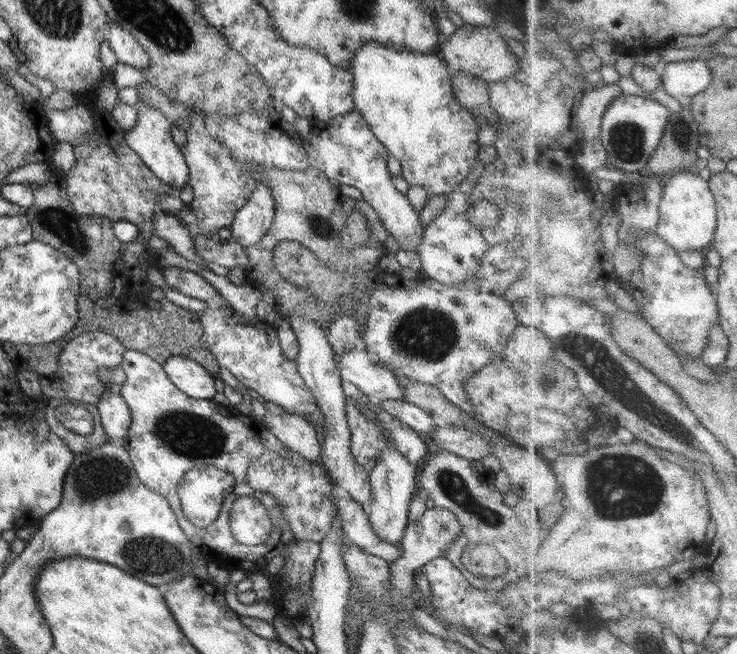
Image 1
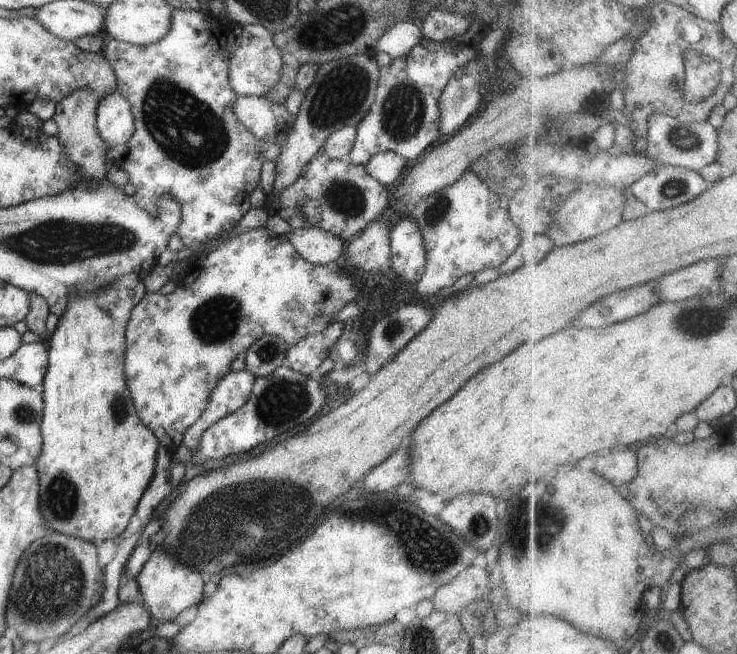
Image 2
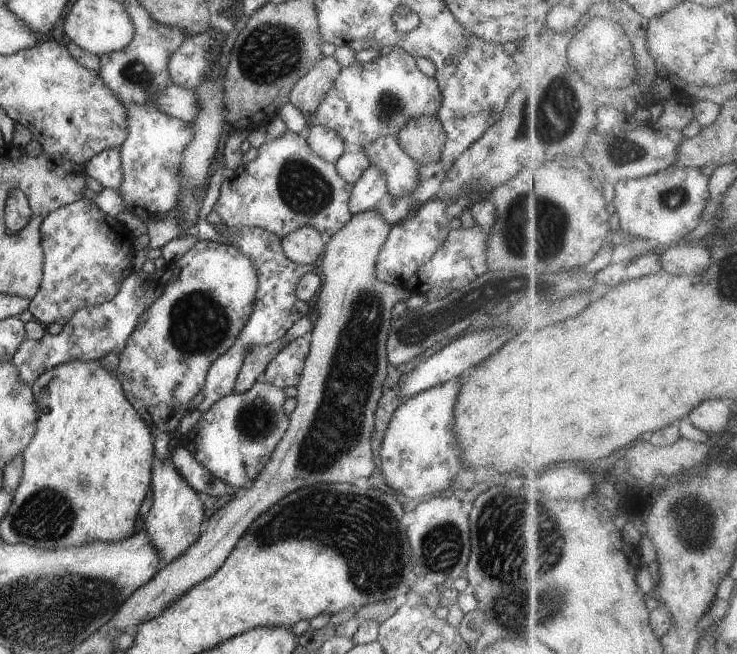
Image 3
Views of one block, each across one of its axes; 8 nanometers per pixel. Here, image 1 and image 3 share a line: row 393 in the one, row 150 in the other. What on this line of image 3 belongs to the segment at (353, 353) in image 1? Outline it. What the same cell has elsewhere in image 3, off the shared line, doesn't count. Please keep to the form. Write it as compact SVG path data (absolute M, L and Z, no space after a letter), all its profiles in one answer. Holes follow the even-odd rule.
M395 136L376 138L374 142L363 148L370 164L384 174L388 184L388 194L394 198L402 198L404 194L412 194L418 184L420 165L402 150Z

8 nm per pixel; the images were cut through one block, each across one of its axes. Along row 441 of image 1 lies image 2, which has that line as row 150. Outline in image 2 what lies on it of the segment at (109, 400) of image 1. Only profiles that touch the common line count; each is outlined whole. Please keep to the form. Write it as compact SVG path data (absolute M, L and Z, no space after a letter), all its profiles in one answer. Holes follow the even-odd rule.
M116 88L112 94L99 98L96 128L110 149L121 154L135 131L135 118L130 102Z

